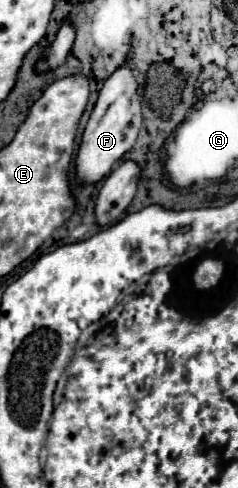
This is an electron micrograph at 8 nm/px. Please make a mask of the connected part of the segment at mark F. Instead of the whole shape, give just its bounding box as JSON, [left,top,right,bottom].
[76,56,142,186]

